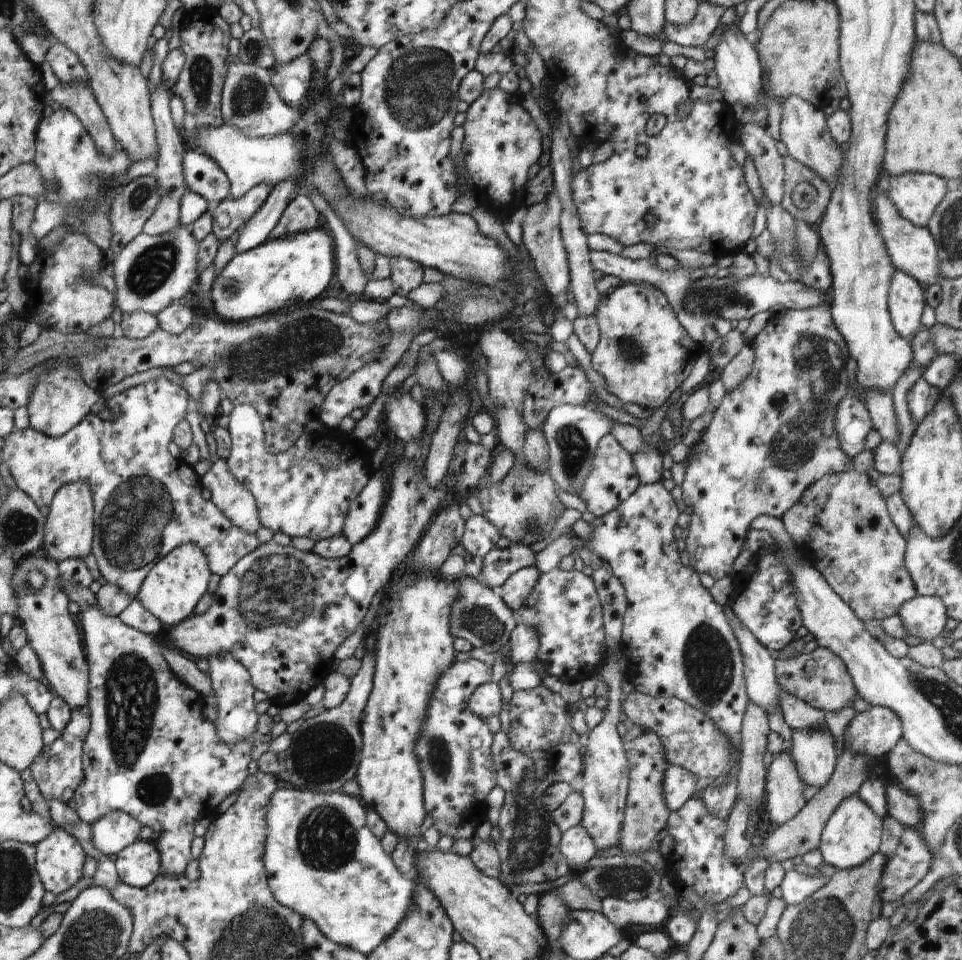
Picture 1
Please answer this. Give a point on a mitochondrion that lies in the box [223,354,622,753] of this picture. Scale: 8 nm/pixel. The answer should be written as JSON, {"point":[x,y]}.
{"point":[277,592]}

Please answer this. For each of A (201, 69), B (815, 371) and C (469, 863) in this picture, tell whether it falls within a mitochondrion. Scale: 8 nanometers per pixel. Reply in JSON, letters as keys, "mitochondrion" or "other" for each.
{"A":"mitochondrion","B":"mitochondrion","C":"other"}

